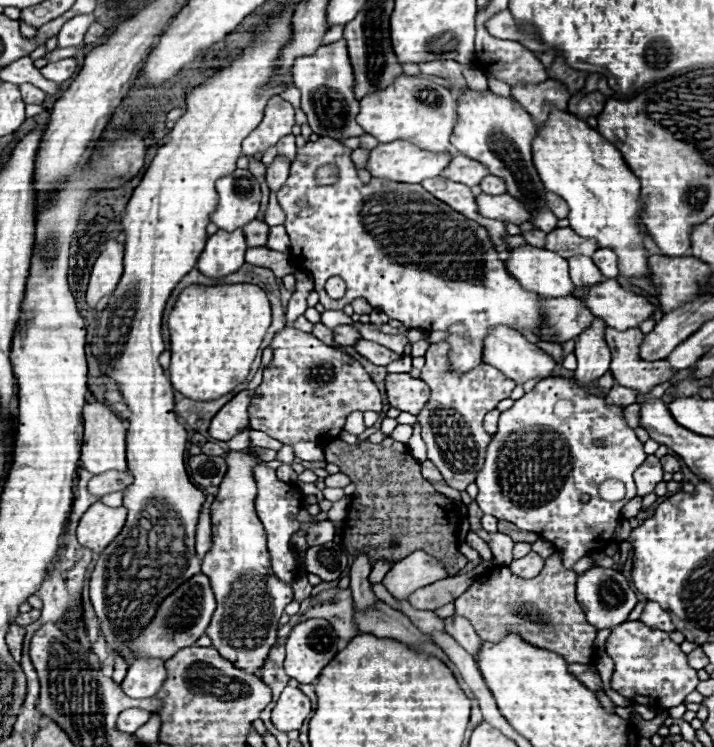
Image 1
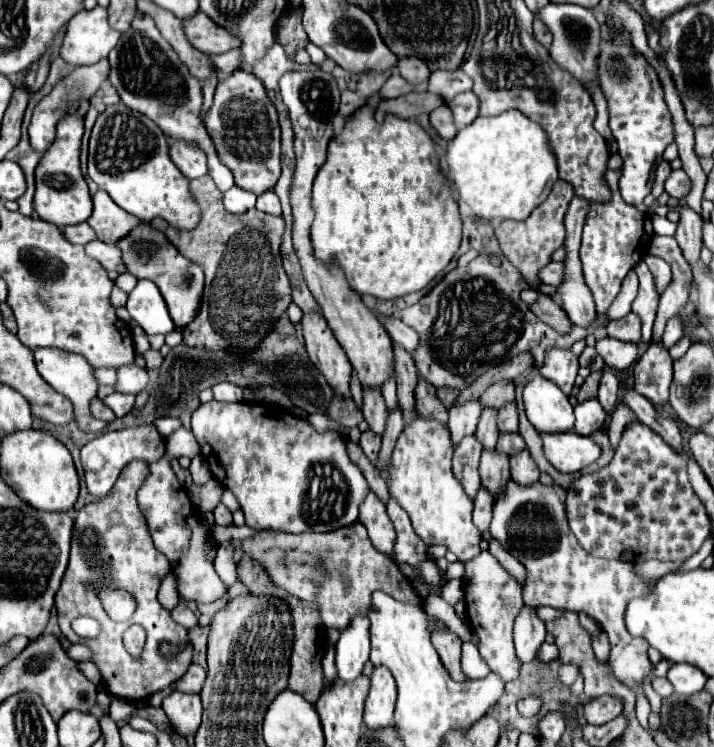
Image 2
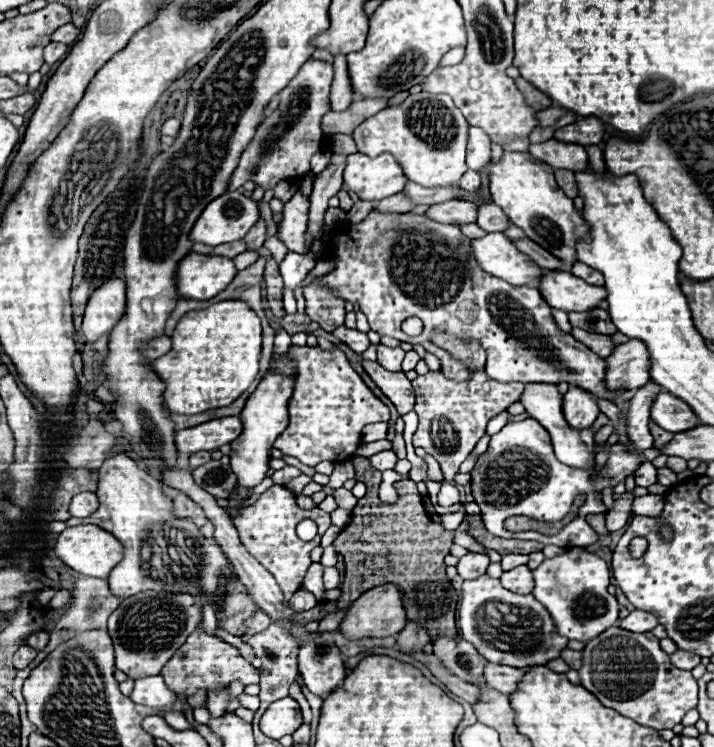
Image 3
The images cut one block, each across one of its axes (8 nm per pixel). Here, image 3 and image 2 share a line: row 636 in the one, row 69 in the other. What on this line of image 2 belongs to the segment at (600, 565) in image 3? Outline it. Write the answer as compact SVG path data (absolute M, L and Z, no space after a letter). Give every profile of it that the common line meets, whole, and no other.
M546 4L536 12L536 18L544 22L544 26L552 32L554 42L550 48L550 56L568 70L578 82L596 82L594 62L600 50L600 24L596 22L592 10L576 6L576 4Z

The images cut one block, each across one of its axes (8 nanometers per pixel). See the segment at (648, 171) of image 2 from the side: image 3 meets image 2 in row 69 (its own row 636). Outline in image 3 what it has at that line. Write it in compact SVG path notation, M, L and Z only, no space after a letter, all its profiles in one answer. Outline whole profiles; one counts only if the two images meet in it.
M612 626L582 650L580 684L604 706L654 730L670 730L682 722L684 714L698 704L698 684L688 670L674 668L668 654L660 650L658 638L650 632L638 636Z

